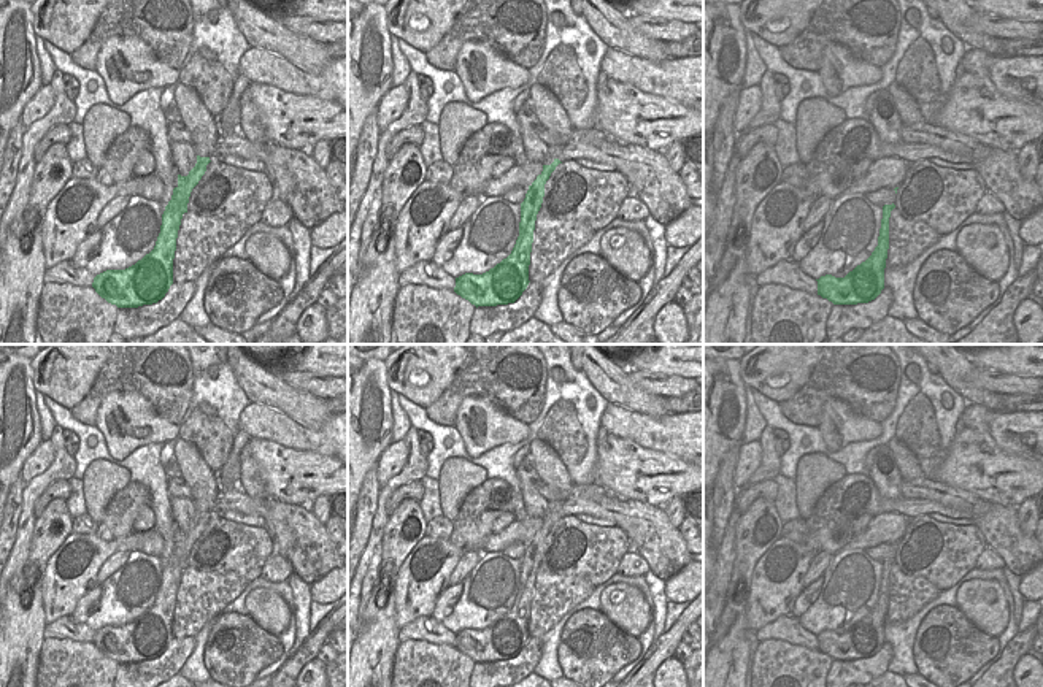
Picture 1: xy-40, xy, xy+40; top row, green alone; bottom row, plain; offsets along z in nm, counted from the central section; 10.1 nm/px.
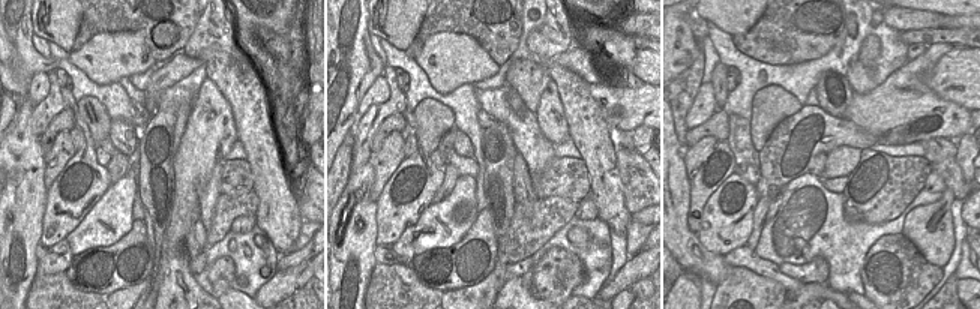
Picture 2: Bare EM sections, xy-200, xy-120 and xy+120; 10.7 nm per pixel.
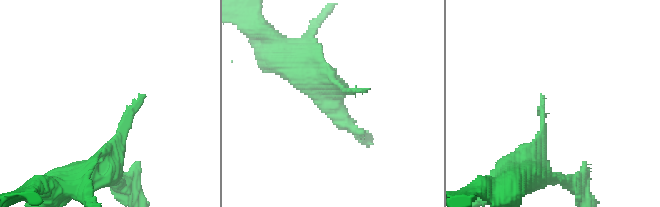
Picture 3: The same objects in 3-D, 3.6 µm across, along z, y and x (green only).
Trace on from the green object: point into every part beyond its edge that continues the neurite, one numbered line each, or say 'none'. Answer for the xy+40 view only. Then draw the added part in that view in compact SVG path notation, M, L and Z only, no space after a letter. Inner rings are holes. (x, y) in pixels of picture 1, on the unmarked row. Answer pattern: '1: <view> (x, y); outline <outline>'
none

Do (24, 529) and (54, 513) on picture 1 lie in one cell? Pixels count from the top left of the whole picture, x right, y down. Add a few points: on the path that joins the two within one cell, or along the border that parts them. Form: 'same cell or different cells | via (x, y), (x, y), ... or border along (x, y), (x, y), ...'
different cells | border along (37, 518), (26, 560)

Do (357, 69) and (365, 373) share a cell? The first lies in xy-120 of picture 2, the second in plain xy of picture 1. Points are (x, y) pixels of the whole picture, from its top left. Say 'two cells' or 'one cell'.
one cell

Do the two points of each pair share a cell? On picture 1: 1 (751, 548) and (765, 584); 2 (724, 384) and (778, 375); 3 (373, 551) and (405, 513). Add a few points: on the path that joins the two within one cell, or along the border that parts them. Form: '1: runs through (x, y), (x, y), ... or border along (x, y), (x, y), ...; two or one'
1: border along (780, 538), (756, 564), (746, 597); two
2: border along (738, 360), (738, 375), (746, 386); two
3: border along (389, 516), (383, 533), (381, 564), (375, 578); two

